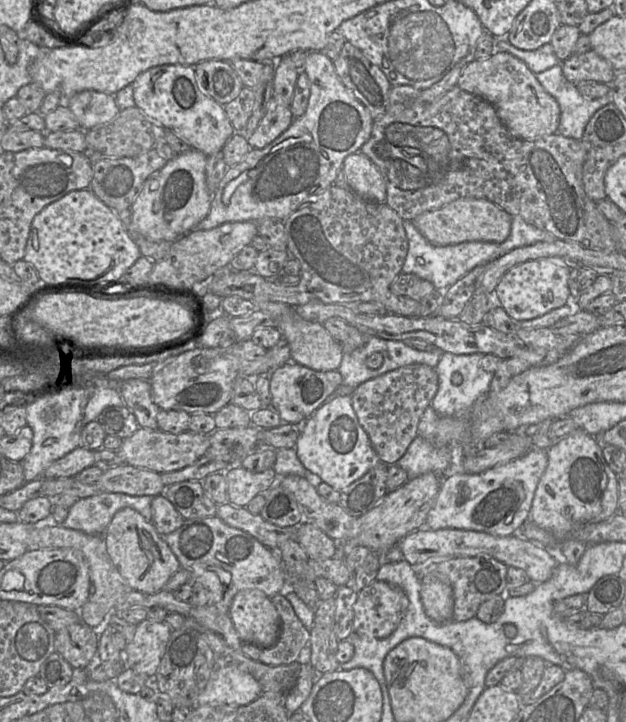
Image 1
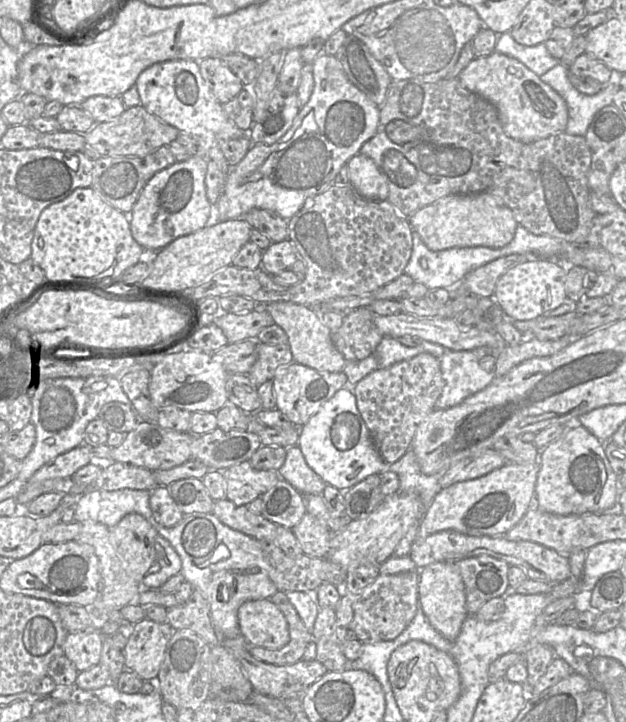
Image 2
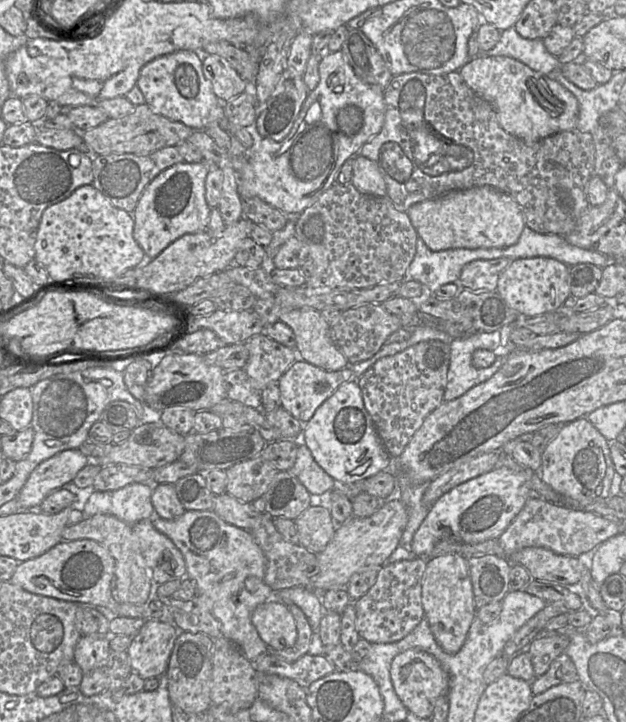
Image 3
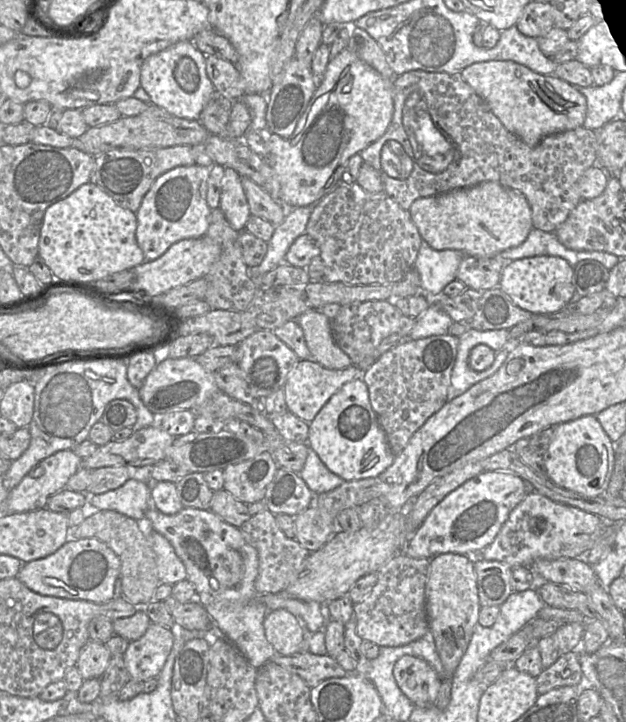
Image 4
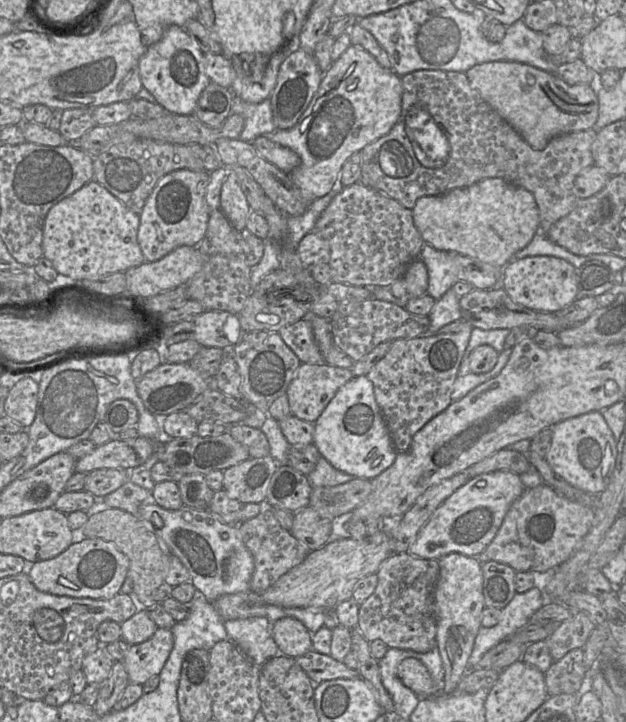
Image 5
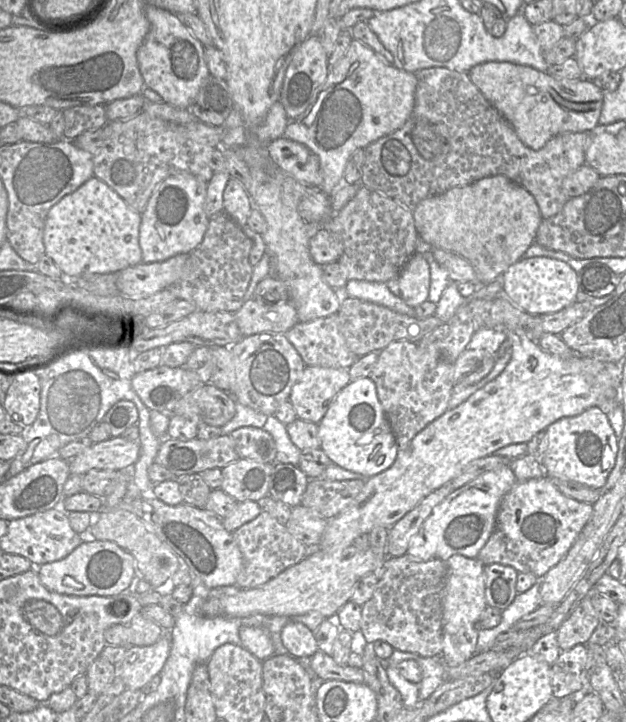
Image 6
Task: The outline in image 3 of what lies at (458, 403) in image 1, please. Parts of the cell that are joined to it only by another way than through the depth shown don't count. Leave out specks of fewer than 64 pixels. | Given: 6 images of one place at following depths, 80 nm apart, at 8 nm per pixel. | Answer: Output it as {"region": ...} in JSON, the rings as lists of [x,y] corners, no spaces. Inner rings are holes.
{"region":[[[472,332],[464,337],[452,340],[450,345],[450,363],[444,401],[452,401],[472,387],[490,379],[503,365],[507,356],[497,356],[487,368],[478,369],[472,365],[472,354],[476,349],[494,351],[501,343],[501,332]]]}

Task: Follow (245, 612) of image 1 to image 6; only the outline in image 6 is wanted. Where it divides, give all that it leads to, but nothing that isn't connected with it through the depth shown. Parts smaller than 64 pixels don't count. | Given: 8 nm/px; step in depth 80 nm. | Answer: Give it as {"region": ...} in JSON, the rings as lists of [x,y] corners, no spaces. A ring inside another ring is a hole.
{"region":[[[299,622],[286,624],[281,631],[281,640],[288,655],[294,658],[310,658],[318,651],[314,632]]]}

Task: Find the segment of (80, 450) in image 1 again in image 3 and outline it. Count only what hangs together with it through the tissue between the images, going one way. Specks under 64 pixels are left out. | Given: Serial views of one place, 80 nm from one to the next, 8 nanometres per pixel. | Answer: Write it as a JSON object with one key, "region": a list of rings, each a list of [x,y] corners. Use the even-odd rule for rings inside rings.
{"region":[[[80,449],[62,451],[43,461],[30,474],[16,499],[23,509],[38,509],[43,500],[52,492],[72,484],[77,473],[89,463]]]}

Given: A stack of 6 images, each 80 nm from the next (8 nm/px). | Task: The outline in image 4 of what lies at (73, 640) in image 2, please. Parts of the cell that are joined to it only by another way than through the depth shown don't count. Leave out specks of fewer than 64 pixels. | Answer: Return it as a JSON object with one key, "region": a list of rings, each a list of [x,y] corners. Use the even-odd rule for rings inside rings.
{"region":[[[89,640],[81,649],[76,667],[83,679],[100,679],[112,655],[105,644]]]}

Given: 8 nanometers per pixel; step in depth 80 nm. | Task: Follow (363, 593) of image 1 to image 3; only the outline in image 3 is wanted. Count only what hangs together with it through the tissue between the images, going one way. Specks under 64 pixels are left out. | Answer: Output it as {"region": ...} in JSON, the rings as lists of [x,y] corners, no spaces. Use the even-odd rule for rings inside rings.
{"region":[[[415,557],[412,560],[401,560],[386,563],[378,571],[374,585],[356,601],[352,601],[355,613],[355,628],[359,637],[373,643],[397,642],[407,636],[425,617],[422,605],[422,578],[428,559]]]}

